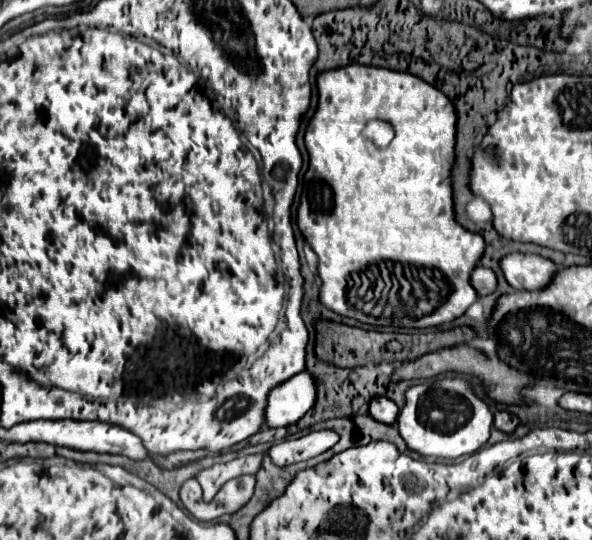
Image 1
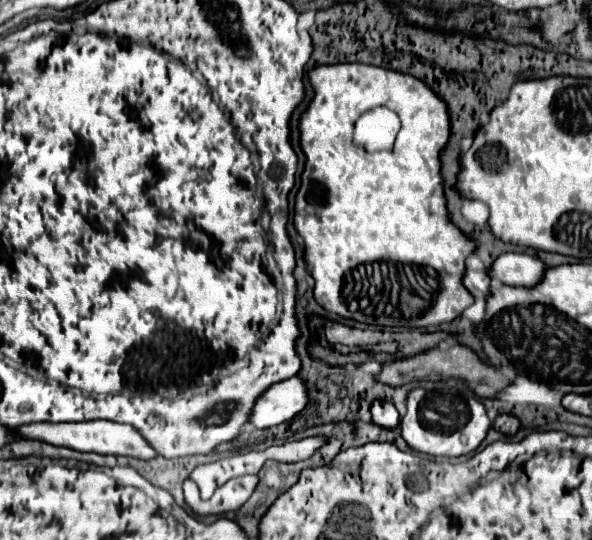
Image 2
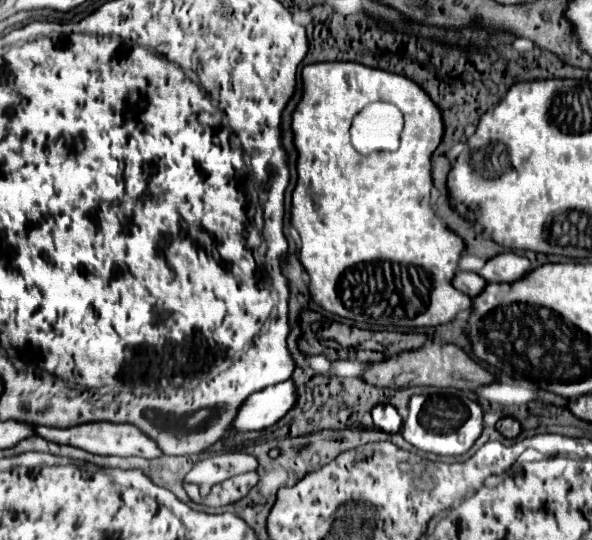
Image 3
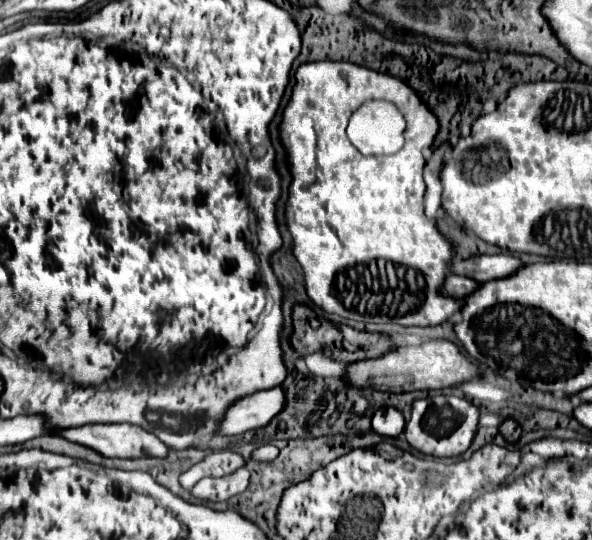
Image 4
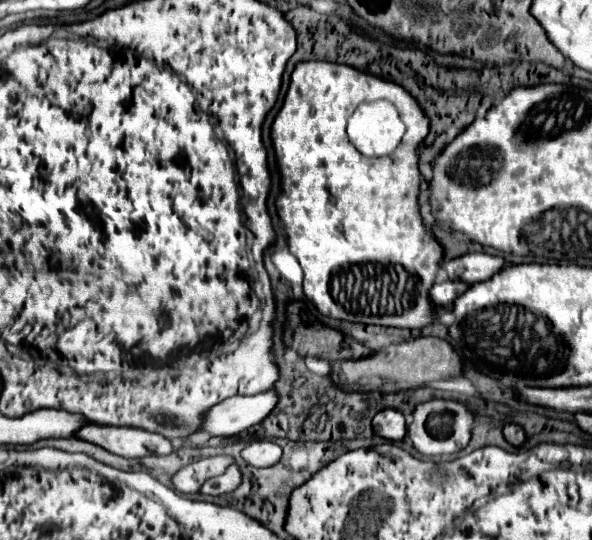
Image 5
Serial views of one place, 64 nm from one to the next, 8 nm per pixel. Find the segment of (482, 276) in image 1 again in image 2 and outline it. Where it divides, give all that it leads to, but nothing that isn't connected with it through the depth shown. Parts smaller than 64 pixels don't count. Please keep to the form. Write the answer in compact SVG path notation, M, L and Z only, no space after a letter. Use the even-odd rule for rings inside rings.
M466 270L464 286L472 292L474 298L486 298L490 294L492 278L486 270Z

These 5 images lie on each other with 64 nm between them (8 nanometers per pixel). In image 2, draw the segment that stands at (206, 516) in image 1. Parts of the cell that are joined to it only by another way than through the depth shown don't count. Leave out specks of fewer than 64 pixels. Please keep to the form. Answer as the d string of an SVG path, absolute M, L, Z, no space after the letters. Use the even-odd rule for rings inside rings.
M234 478L234 482L226 482L224 486L220 486L214 492L214 496L206 502L200 498L196 482L186 480L184 500L192 508L192 512L198 516L218 516L224 512L232 512L232 510L238 510L246 502L246 500L238 500L238 478Z

